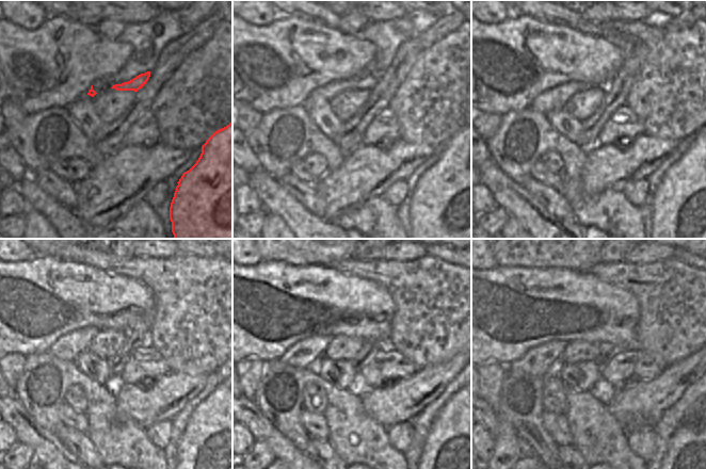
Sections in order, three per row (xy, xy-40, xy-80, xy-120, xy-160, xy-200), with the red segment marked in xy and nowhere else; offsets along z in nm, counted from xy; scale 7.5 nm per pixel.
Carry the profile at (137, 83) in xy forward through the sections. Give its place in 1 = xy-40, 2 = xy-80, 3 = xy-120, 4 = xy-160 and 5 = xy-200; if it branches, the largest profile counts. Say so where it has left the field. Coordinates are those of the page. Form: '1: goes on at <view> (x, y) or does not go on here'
1: goes on at xy-40 (325, 93)
2: goes on at xy-80 (557, 98)
3: goes on at xy-120 (68, 346)
4: goes on at xy-160 (306, 353)
5: goes on at xy-200 (540, 360)

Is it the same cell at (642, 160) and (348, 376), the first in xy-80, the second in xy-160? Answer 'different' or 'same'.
different

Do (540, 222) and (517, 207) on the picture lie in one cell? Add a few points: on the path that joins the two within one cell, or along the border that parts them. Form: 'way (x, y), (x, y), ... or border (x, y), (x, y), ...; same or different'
way (534, 217), (523, 207); same

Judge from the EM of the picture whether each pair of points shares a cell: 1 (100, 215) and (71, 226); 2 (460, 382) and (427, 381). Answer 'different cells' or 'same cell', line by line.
1: different cells
2: different cells

